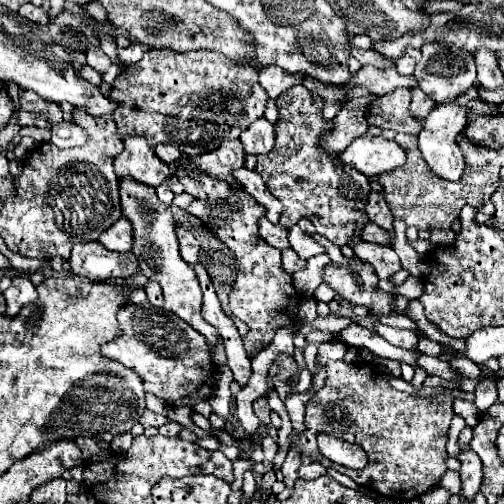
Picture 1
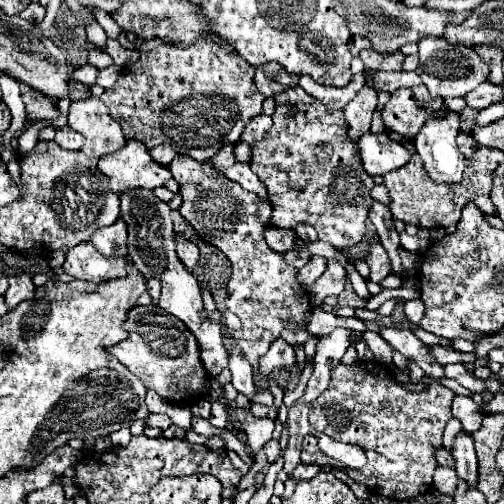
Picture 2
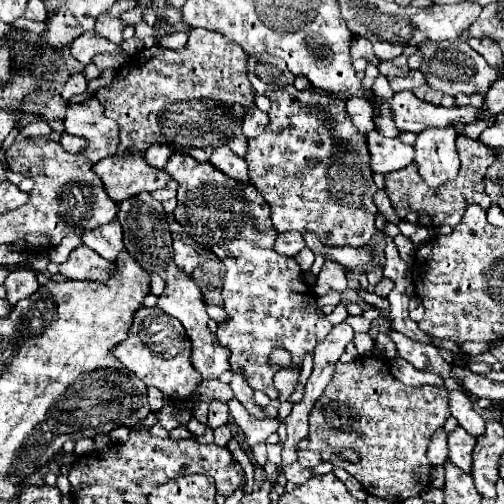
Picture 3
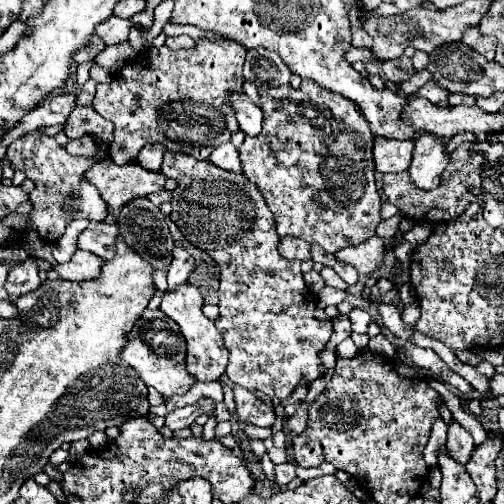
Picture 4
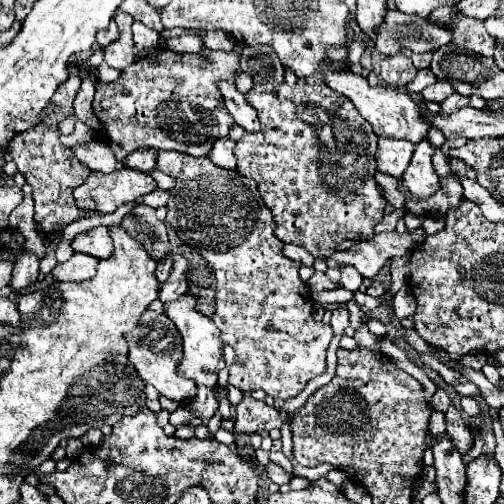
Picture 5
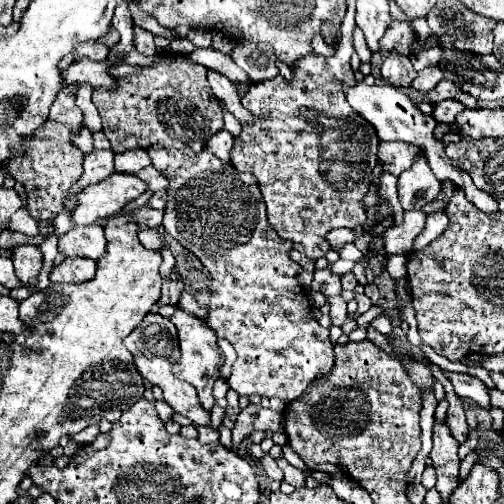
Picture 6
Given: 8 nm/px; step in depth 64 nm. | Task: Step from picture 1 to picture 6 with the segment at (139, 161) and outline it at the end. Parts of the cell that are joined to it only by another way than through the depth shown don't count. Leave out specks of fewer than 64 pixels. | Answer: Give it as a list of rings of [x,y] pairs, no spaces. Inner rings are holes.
[[[114,172],[112,176],[96,184],[90,184],[76,194],[78,206],[72,214],[72,220],[78,226],[94,224],[96,218],[112,216],[114,212],[122,210],[126,202],[136,200],[146,190],[148,184],[140,180],[136,174]]]

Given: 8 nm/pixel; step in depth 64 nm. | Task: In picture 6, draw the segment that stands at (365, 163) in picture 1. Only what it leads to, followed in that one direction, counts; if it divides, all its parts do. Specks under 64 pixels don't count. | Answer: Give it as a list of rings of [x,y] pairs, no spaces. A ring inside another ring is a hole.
[[[380,142],[378,160],[384,172],[400,176],[404,170],[412,166],[412,160],[418,156],[420,148],[412,144],[396,144],[396,142]]]

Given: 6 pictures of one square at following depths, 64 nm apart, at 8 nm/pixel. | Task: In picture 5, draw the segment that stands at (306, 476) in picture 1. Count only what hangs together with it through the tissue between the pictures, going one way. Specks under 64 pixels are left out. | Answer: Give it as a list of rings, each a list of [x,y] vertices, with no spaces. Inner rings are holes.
[[[270,462],[270,466],[268,466],[268,476],[270,476],[270,480],[272,480],[274,484],[278,484],[278,486],[288,484],[288,482],[292,480],[292,474],[286,472],[282,466],[278,466],[278,464],[274,464],[274,462]]]

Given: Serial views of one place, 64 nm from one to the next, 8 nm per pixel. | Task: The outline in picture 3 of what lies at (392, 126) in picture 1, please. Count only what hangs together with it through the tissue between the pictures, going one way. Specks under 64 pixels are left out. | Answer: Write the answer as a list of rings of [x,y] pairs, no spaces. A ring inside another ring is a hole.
[[[410,90],[406,92],[396,92],[392,96],[392,120],[398,130],[402,132],[414,132],[420,134],[428,126],[442,126],[442,124],[470,124],[482,116],[478,108],[472,106],[454,106],[454,108],[444,108],[444,106],[432,106],[428,102],[418,100]]]

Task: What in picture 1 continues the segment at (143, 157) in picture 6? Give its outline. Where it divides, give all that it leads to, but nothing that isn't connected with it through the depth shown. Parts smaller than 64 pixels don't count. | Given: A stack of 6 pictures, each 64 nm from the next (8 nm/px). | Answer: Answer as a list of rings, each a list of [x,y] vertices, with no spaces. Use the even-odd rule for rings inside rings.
[[[158,144],[154,150],[156,150],[158,158],[164,160],[166,164],[178,164],[182,158],[182,152],[172,144]]]

